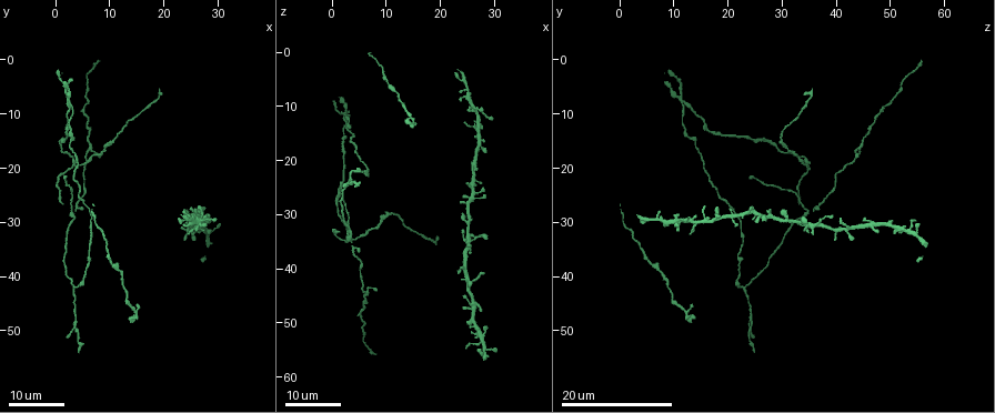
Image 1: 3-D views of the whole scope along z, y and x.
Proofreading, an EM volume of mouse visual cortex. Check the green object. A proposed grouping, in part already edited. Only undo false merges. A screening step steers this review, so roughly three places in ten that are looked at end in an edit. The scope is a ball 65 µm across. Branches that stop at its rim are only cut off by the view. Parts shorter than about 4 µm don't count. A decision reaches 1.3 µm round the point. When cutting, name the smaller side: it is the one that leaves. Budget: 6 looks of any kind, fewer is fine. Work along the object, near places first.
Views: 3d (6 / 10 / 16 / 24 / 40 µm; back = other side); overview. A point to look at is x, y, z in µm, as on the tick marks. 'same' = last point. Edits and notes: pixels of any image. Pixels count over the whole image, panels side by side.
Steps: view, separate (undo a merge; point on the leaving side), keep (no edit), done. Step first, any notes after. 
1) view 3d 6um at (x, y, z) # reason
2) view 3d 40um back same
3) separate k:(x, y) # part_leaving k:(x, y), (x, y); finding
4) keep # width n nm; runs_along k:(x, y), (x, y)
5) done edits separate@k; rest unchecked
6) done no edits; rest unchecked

view 3d 16um at (3.5, 42.0, 22.5) # arms part here

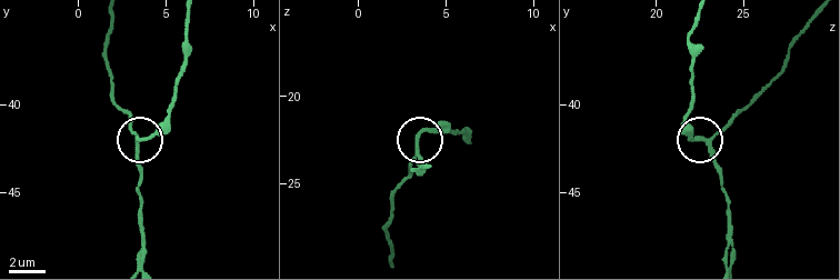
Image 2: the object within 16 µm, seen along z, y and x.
view 3d 10um at (3.2, 42.3, 23.0)

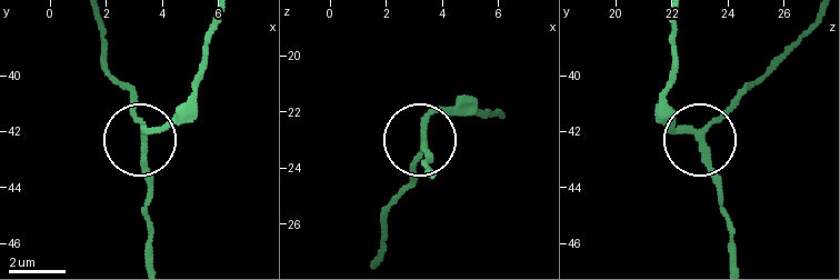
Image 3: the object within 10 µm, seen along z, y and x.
view 3d 6um at (3.3, 42.2, 23.0)

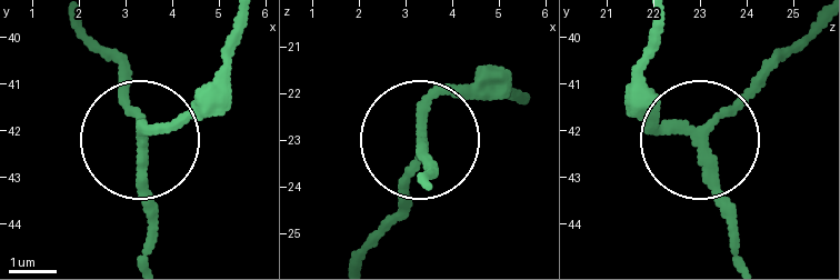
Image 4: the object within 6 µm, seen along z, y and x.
keep # arms 3; runs_along 4:(653, 22), (646, 118), (698, 141), (733, 244); one neuron here

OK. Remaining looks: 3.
view 3d 16um at (2.5, 28.0, 34.5) # calibre changes

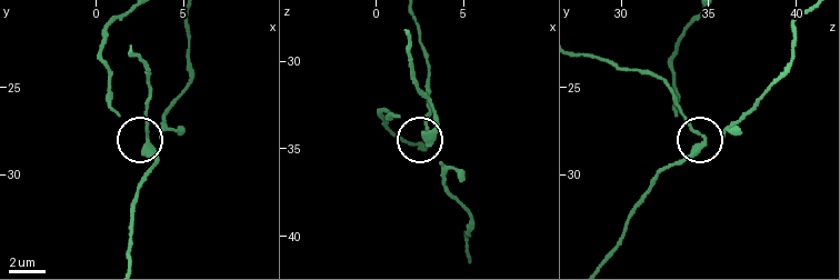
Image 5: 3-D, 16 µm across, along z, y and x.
view 3d 10um at (2.9, 27.7, 34.7)

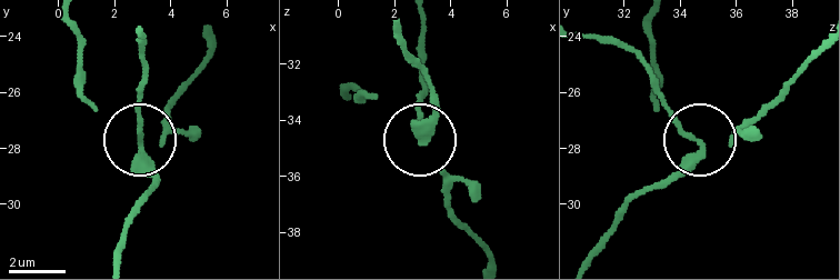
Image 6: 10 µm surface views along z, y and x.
separate 6:(139, 111) # width 270 nm; two neurons meet here

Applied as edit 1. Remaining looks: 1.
done edits separate@6; rest unchecked

